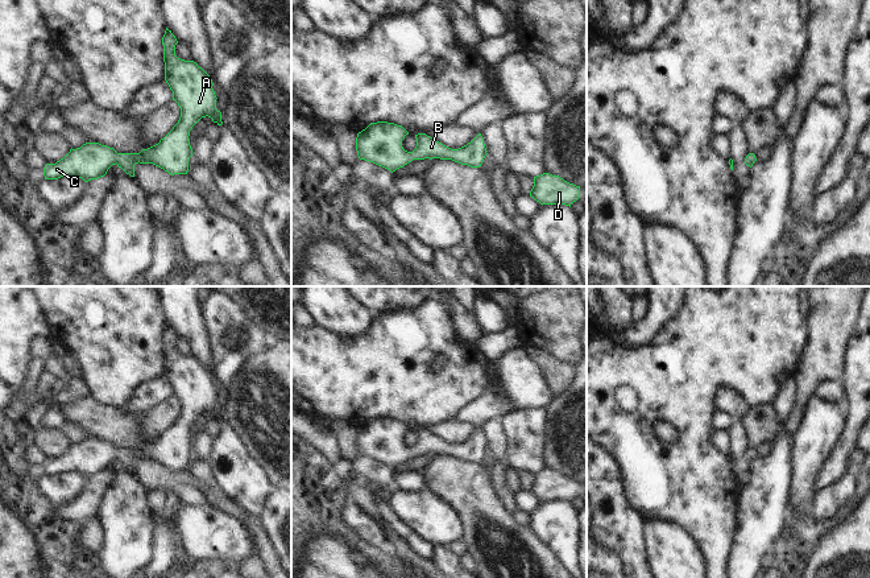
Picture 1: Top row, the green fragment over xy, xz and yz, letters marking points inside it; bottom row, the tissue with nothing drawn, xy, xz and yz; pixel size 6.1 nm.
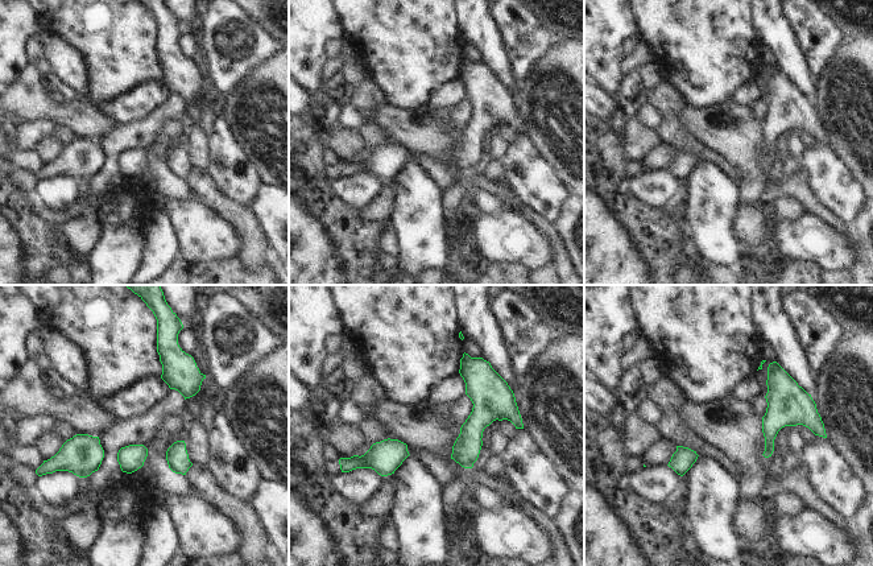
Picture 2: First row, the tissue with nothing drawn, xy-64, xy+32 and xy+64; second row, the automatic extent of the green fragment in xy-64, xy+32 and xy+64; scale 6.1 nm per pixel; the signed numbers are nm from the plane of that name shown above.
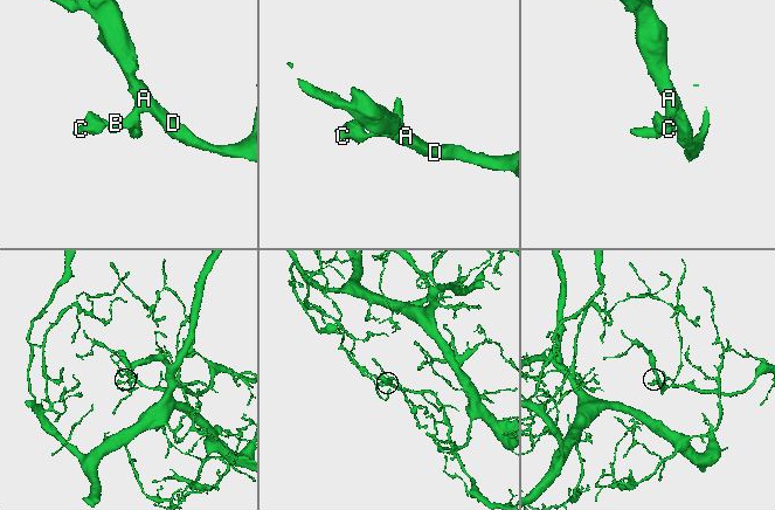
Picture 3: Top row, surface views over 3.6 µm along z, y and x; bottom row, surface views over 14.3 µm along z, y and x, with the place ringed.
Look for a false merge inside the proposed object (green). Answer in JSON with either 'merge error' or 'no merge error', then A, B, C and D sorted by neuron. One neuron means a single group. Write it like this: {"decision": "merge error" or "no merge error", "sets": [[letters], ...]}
{"decision": "no merge error", "sets": [["A", "B", "C", "D"]]}

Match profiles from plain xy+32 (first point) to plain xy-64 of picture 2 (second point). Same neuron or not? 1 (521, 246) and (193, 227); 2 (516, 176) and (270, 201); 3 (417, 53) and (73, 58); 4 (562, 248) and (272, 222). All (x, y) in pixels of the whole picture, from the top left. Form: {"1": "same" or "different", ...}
{"1": "same", "2": "different", "3": "different", "4": "same"}

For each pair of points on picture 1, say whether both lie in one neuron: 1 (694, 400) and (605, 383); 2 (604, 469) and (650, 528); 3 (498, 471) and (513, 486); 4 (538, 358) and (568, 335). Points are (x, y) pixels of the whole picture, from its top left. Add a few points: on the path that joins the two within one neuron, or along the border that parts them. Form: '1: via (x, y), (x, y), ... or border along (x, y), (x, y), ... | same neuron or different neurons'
1: via (671, 379), (628, 378) | same neuron
2: border along (642, 520), (643, 546), (646, 550) | different neurons
3: border along (504, 470), (504, 482), (514, 492) | different neurons
4: border along (531, 343), (572, 364) | different neurons

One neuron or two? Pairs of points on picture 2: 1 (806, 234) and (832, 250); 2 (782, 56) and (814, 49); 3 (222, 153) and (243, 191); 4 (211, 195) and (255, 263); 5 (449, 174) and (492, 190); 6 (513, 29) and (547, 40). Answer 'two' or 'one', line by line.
1: one
2: two
3: one
4: one
5: one
6: one

